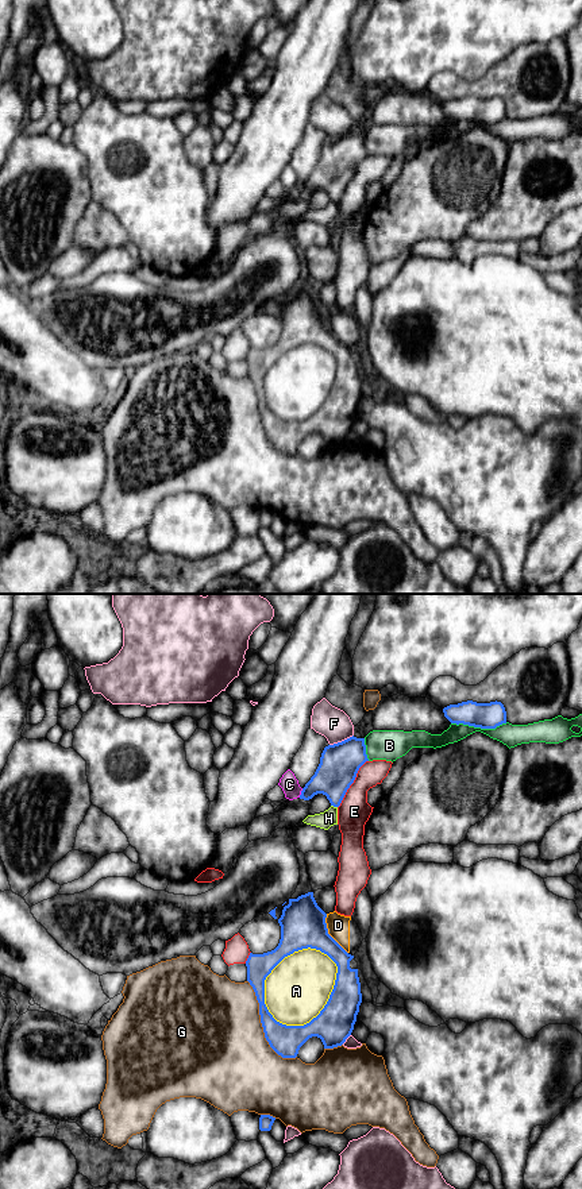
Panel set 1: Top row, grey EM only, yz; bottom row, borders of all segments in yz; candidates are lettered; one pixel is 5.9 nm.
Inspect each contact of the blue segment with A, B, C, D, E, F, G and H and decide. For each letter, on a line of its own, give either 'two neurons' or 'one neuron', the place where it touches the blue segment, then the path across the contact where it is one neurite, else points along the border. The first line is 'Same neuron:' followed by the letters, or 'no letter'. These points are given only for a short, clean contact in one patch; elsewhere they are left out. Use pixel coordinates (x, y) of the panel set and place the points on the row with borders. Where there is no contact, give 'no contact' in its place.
Same neuron: no letter
A: two neurons; contact yz (319, 1014)
B: two neurons; contact yz (478, 726)
C: two neurons; contact yz (301, 792)
D: two neurons; contact yz (328, 934); border yz (326, 914), (327, 933), (347, 953)
E: two neurons; contact yz (351, 783)
F: two neurons; contact yz (342, 741)
G: two neurons; contact yz (262, 1026)
H: two neurons; contact yz (334, 806); border yz (331, 805), (336, 807)

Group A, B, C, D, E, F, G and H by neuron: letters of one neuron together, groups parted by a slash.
A D / B / C / E / F / G / H

